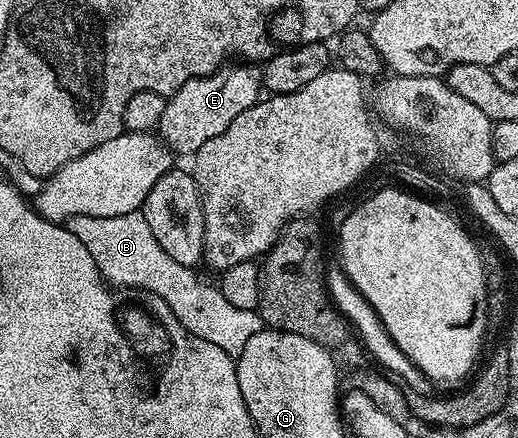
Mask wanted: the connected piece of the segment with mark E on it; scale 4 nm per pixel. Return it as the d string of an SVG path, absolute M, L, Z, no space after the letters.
M238 61L233 65L219 67L211 75L196 77L184 85L176 94L166 100L164 117L160 117L156 128L163 143L175 153L187 151L193 153L204 145L204 141L212 141L212 137L224 133L244 109L257 103L263 94L262 77L257 66L246 61Z

